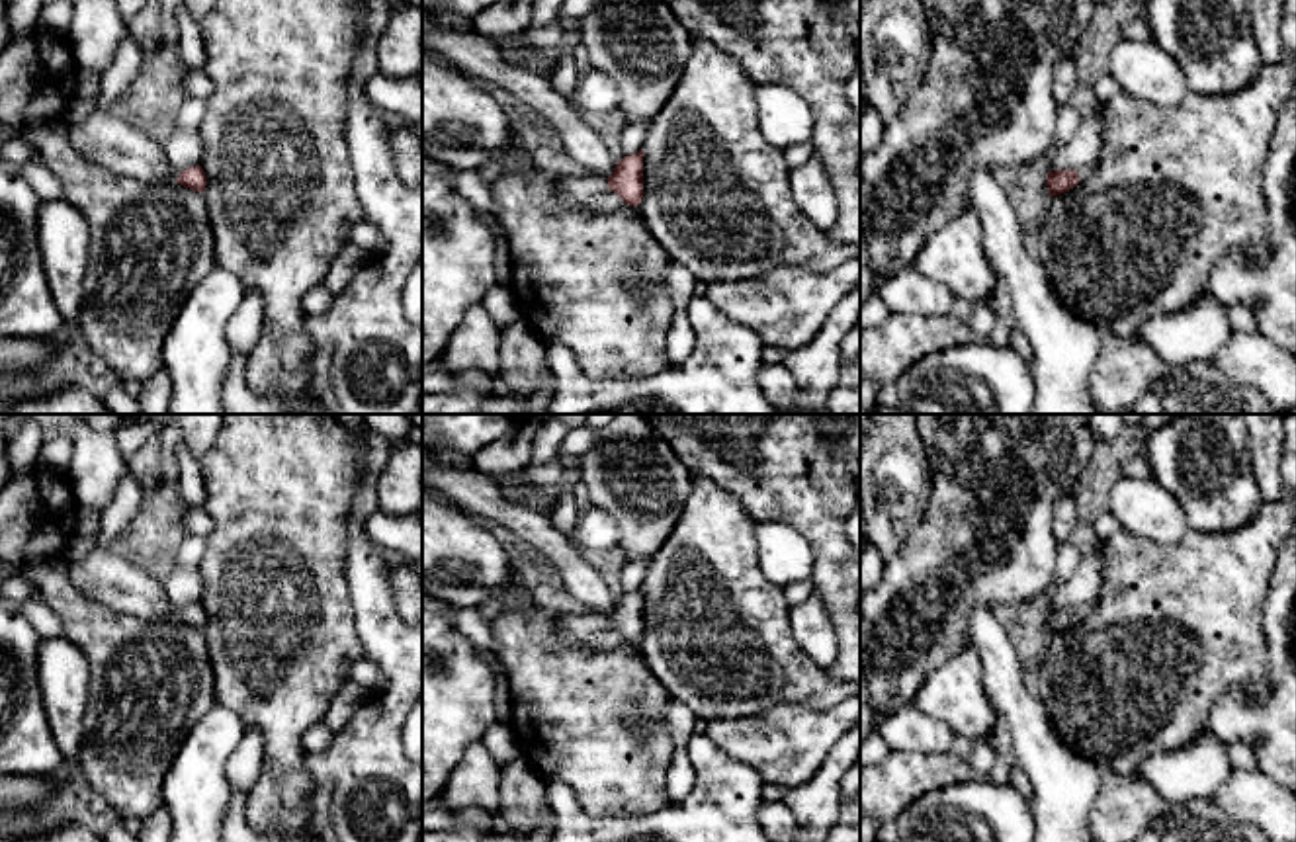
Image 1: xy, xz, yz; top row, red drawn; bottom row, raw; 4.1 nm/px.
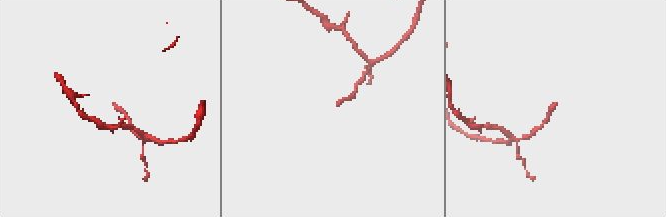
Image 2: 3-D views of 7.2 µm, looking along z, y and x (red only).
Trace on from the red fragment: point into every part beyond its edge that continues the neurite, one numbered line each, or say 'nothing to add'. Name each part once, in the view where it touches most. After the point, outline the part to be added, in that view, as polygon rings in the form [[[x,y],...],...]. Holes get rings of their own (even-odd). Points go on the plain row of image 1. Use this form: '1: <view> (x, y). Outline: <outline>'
1: xz (593, 630). Outline: [[[565,613],[557,625],[565,643],[583,643],[594,649],[614,649],[624,643],[622,635],[608,625],[608,619],[590,613]]]

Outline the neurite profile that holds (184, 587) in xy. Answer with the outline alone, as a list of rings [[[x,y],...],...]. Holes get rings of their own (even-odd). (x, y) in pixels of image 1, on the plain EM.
[[[174,567],[170,576],[164,580],[164,590],[174,606],[186,608],[190,604],[201,602],[203,580],[197,568]]]

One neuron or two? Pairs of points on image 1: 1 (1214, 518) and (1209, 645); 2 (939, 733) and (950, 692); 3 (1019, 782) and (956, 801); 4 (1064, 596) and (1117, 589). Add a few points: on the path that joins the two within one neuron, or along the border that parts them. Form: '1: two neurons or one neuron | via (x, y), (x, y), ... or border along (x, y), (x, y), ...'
1: two neurons | border along (1257, 514), (1234, 530), (1189, 530)
2: two neurons | border along (913, 702), (956, 735)
3: two neurons | border along (1007, 782), (1029, 803)
4: two neurons | border along (1101, 546), (1103, 592), (1097, 604)

